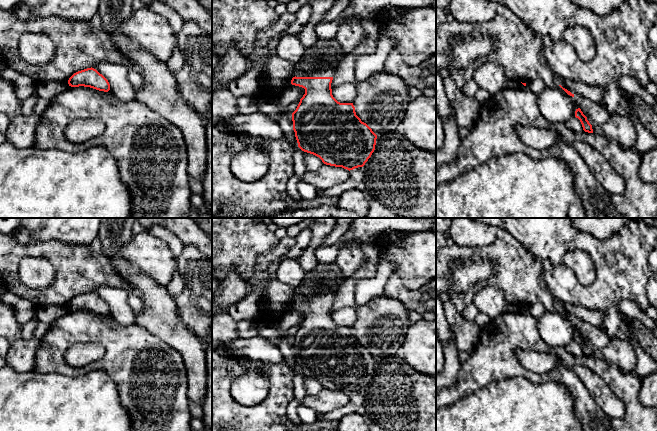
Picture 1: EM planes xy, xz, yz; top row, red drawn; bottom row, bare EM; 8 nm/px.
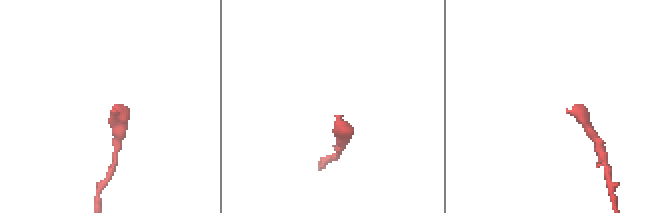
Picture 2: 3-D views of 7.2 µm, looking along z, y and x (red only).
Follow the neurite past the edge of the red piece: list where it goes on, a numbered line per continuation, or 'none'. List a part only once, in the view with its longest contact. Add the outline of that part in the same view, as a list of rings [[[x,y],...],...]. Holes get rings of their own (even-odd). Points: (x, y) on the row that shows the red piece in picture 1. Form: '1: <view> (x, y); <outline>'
1: xz (330, 47); [[[335,38],[318,39],[313,46],[305,49],[303,58],[294,64],[293,77],[334,77],[344,55],[342,47]],[[322,55],[328,56],[332,62],[321,63],[311,73],[307,72],[305,67],[313,61],[320,61]]]

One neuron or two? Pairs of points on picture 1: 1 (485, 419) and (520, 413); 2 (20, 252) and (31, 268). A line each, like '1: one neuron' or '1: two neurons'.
1: one neuron
2: two neurons

